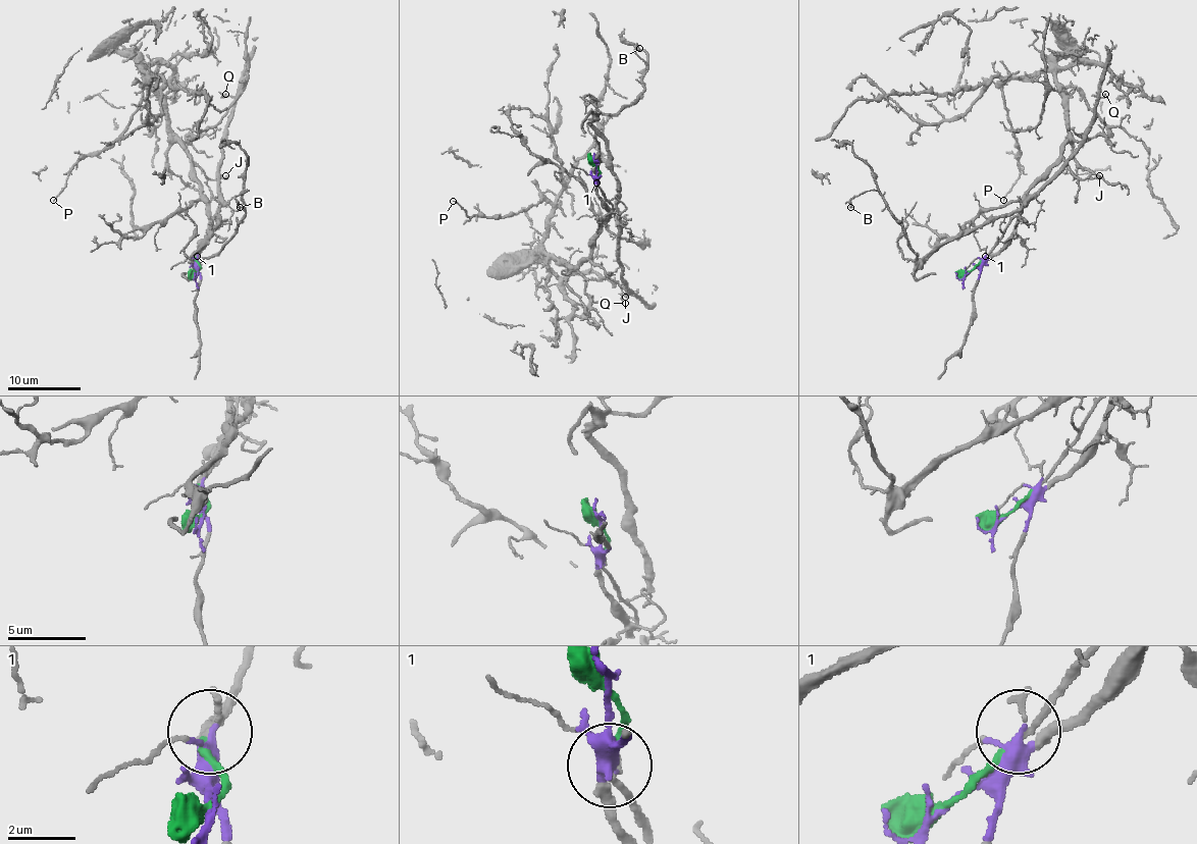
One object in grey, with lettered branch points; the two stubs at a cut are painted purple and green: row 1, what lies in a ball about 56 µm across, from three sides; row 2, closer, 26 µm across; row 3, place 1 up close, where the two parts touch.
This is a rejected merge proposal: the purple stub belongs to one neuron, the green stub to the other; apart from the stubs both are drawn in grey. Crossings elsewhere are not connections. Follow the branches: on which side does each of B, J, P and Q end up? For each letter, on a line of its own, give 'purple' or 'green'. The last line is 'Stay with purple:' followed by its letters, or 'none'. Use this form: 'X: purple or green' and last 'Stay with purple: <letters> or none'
B: green
J: purple
P: purple
Q: green
Stay with purple: J, P

